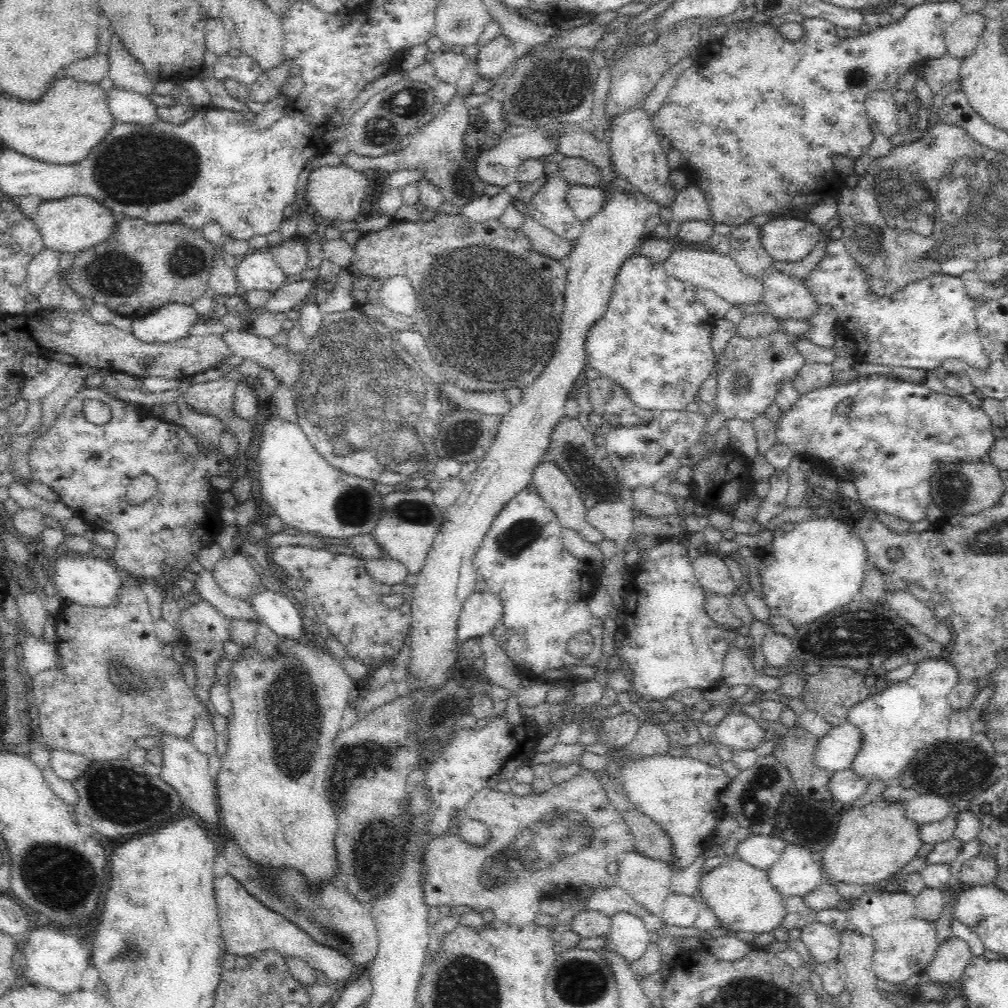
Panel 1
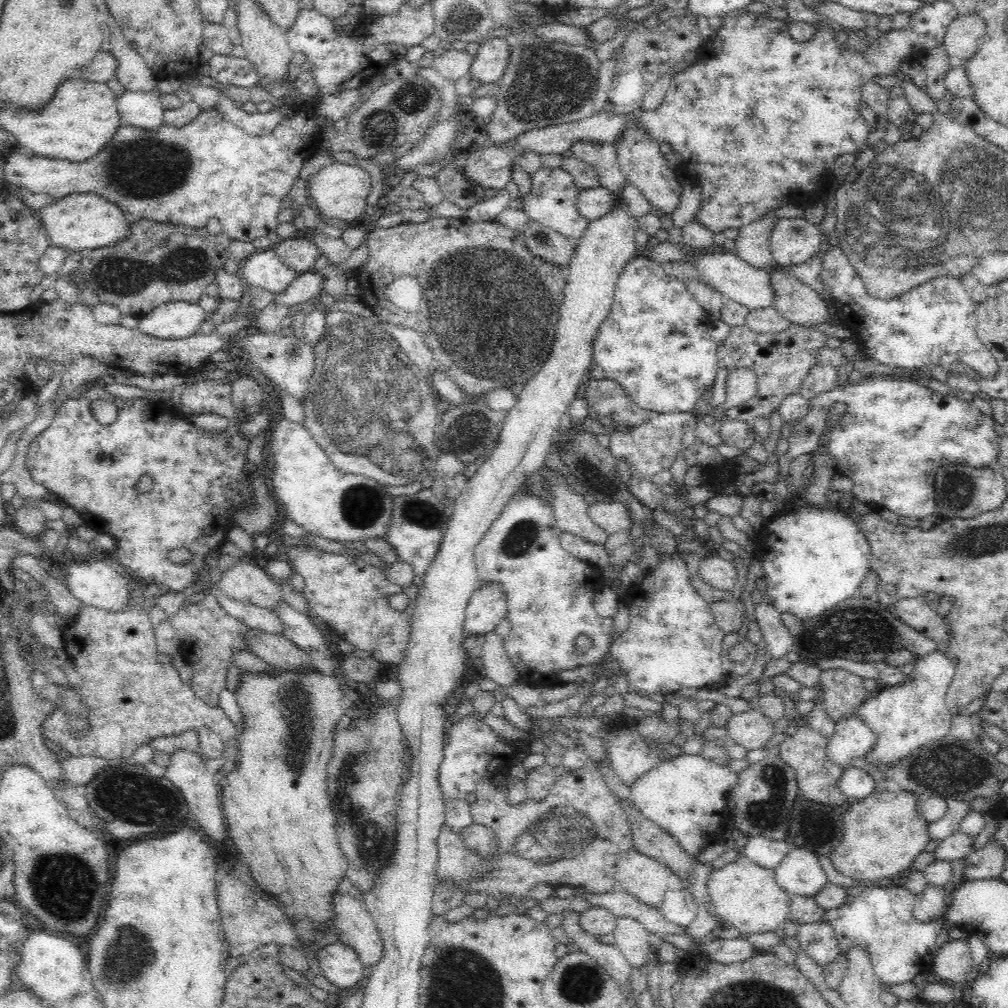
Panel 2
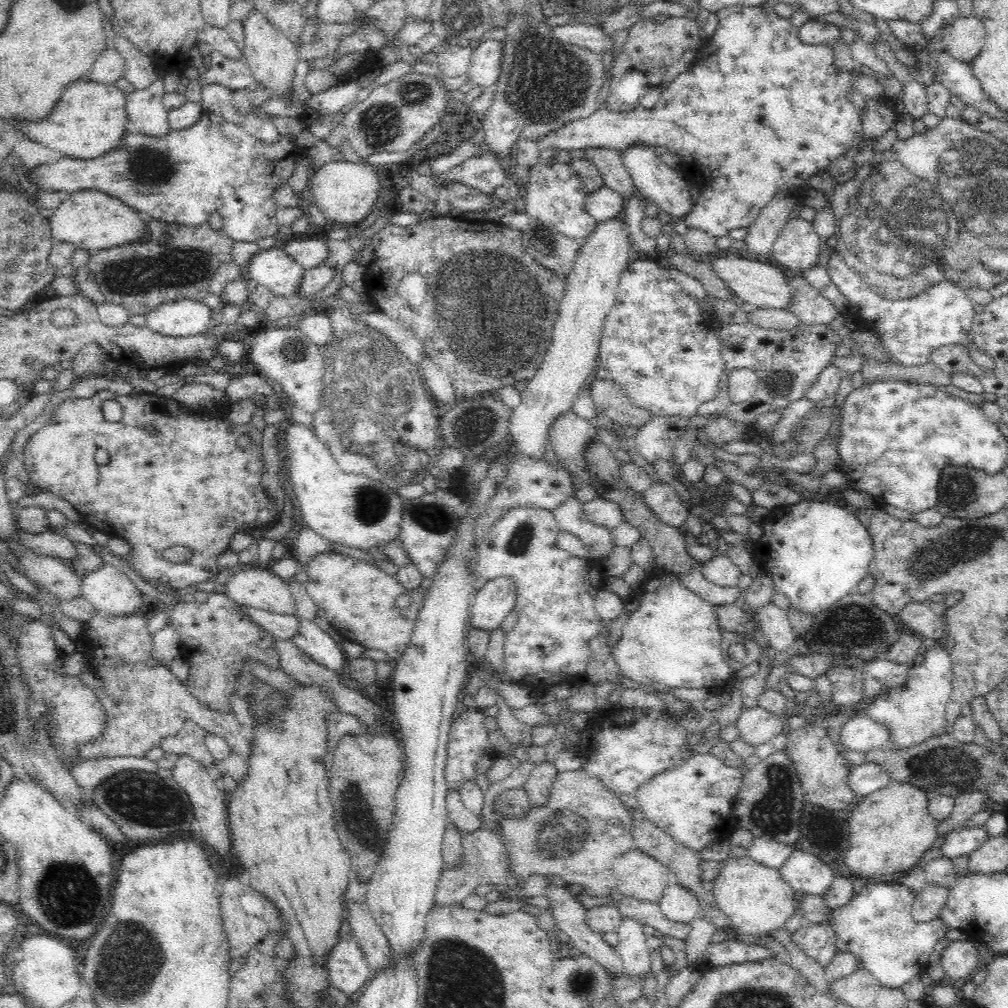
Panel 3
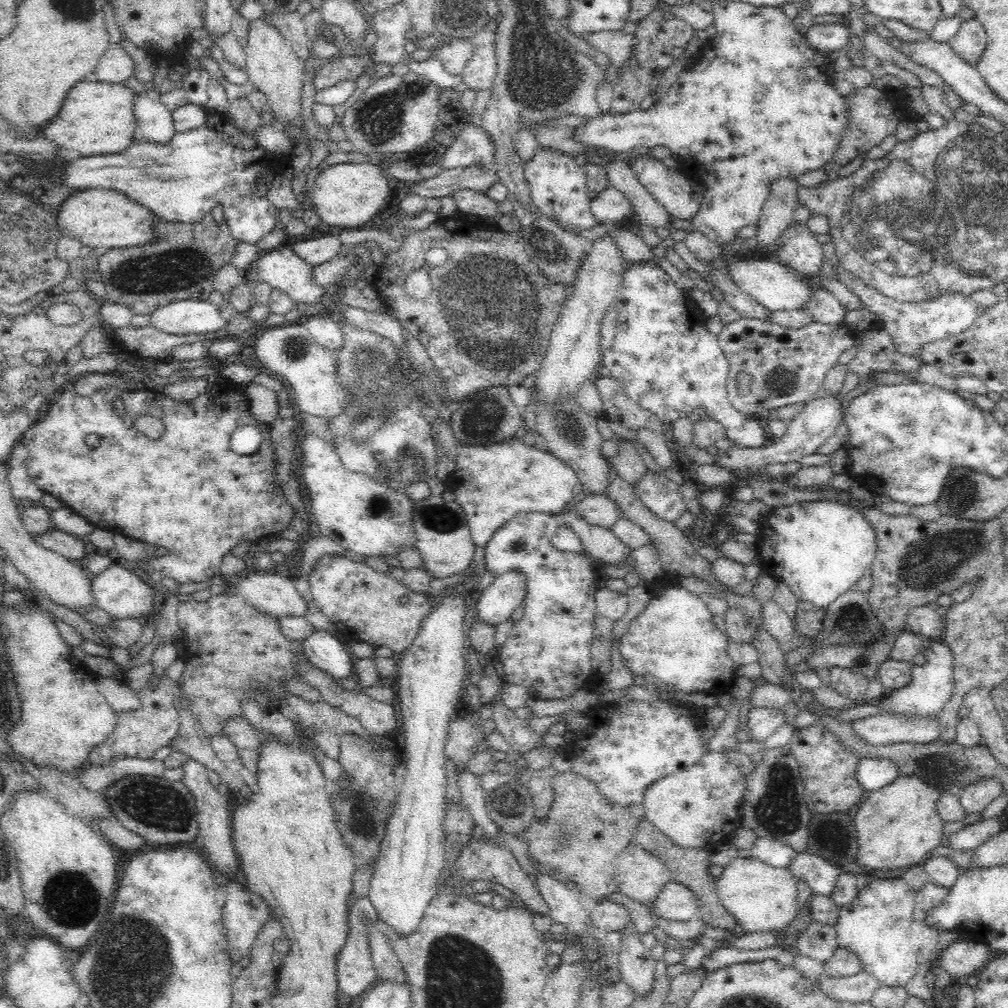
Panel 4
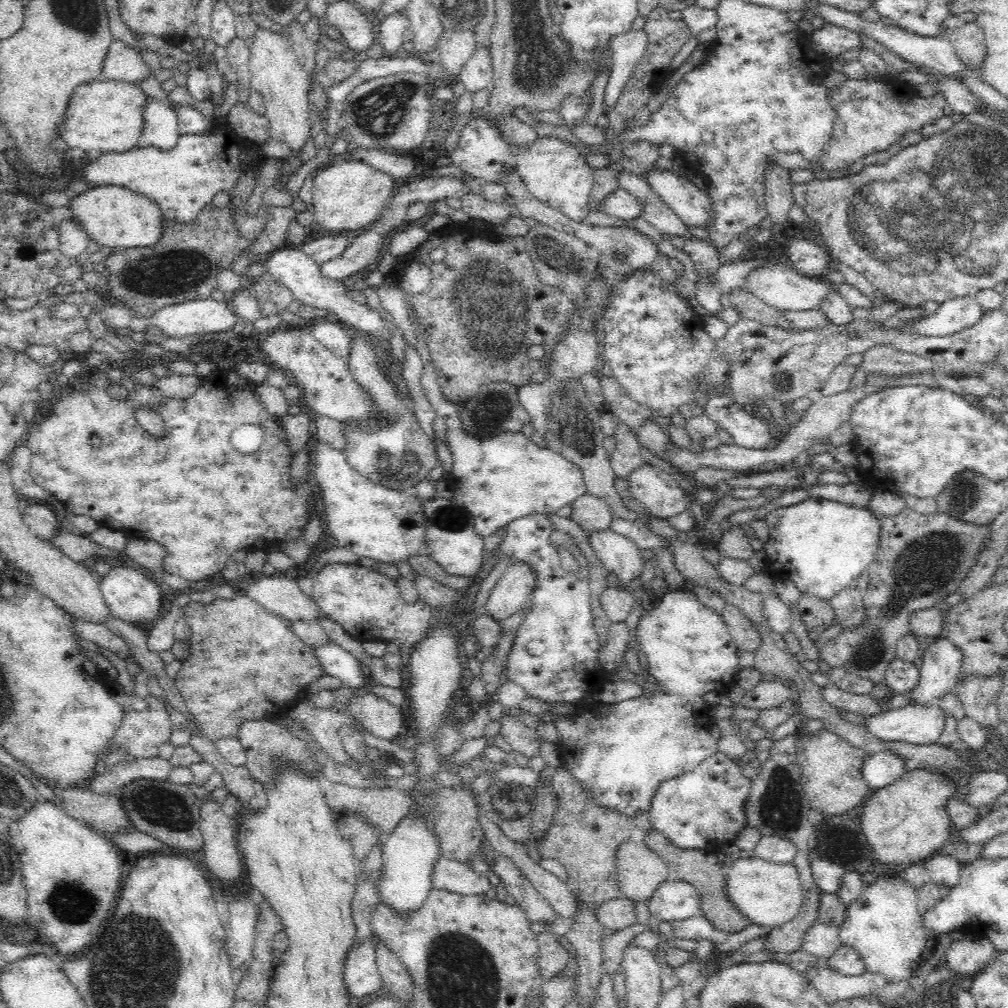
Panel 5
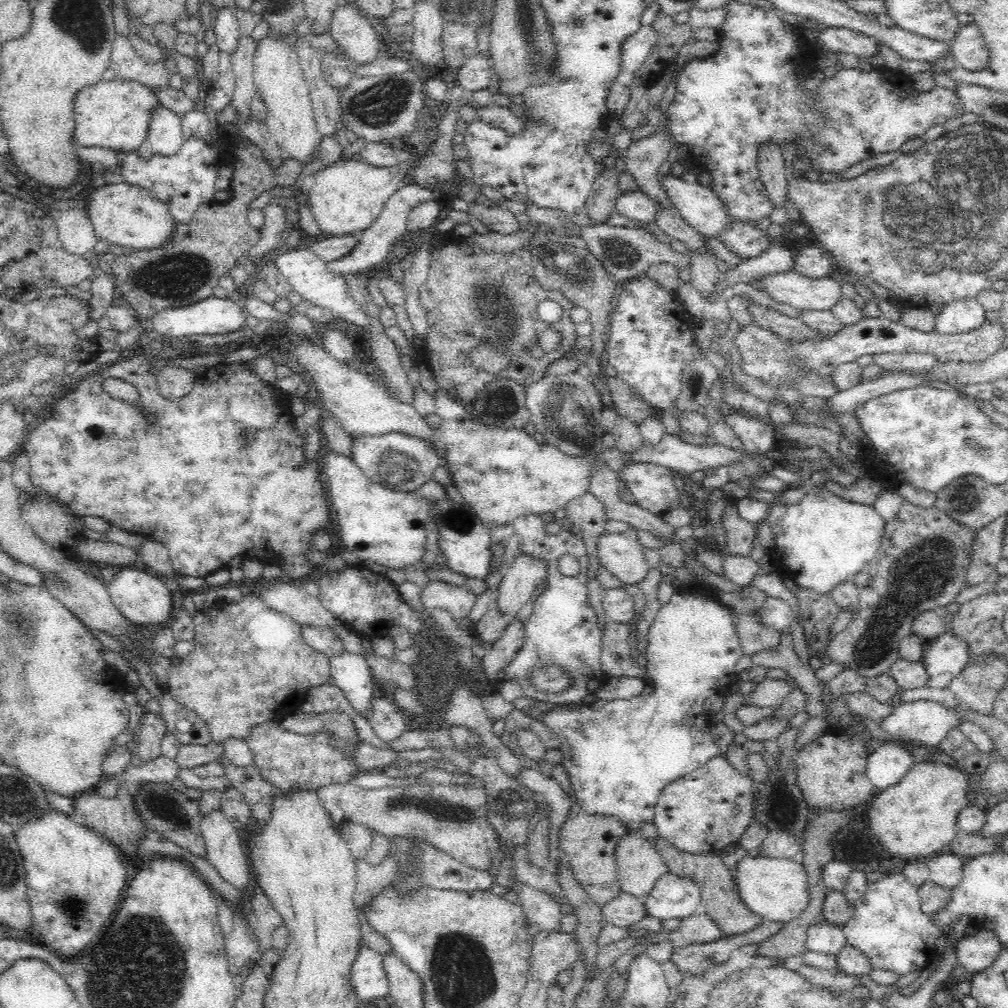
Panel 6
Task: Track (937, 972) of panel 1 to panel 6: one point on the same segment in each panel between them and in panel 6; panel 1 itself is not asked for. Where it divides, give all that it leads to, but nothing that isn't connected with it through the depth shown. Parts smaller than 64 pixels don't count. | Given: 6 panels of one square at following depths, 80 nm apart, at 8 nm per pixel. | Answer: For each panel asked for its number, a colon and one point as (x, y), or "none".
2: (952, 962)
3: (959, 959)
4: (964, 957)
5: (969, 955)
6: (975, 953)

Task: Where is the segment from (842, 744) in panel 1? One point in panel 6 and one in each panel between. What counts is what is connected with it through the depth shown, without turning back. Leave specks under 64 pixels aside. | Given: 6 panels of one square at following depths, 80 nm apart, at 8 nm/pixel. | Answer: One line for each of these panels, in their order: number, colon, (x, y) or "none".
2: (851, 738)
3: (861, 734)
4: (886, 729)
5: (916, 724)
6: (927, 722)

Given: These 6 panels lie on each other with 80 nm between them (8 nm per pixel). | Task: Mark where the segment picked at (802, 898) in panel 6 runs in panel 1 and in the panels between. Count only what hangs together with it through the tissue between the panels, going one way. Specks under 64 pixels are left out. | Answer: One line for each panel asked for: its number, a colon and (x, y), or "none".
1: (741, 897)
2: (745, 896)
3: (756, 900)
4: (760, 897)
5: (767, 894)

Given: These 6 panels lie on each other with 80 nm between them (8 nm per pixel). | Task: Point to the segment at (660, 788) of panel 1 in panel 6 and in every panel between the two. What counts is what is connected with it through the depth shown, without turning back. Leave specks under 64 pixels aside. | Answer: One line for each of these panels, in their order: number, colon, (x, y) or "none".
2: (686, 796)
3: (692, 802)
4: (697, 807)
5: (704, 809)
6: (703, 812)

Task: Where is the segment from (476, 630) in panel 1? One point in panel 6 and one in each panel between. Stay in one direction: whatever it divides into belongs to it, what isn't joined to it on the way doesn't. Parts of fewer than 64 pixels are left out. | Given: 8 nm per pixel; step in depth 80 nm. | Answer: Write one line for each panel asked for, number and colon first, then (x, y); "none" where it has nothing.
2: (484, 612)
3: (495, 601)
4: (496, 603)
5: (512, 592)
6: (519, 585)

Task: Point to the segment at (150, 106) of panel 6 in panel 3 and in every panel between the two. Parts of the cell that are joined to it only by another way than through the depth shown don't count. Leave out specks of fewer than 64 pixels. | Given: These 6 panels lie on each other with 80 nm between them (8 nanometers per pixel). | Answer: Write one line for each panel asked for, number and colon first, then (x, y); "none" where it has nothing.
3: (89, 120)
4: (96, 118)
5: (107, 116)

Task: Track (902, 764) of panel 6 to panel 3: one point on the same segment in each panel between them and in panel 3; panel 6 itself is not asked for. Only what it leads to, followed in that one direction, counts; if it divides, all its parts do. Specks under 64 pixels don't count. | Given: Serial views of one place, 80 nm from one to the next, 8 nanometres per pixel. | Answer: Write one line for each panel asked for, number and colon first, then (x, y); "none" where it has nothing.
3: (863, 780)
4: (872, 774)
5: (879, 770)

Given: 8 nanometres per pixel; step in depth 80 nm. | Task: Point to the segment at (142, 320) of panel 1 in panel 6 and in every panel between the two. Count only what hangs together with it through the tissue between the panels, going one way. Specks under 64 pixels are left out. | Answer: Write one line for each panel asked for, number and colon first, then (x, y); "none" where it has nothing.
2: (175, 319)
3: (178, 318)
4: (182, 317)
5: (193, 317)
6: (212, 315)

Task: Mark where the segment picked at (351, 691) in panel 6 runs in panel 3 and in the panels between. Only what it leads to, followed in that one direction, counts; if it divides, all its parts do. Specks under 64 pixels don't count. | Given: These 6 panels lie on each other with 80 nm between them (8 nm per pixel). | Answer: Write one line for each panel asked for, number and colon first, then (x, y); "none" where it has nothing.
3: (312, 640)
4: (325, 651)
5: (335, 661)

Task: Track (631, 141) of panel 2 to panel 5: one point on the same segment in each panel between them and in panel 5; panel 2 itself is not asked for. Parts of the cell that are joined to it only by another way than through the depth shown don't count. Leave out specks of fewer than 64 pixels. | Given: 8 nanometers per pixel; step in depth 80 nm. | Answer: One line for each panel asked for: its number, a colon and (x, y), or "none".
3: (666, 188)
4: (672, 190)
5: (692, 205)

